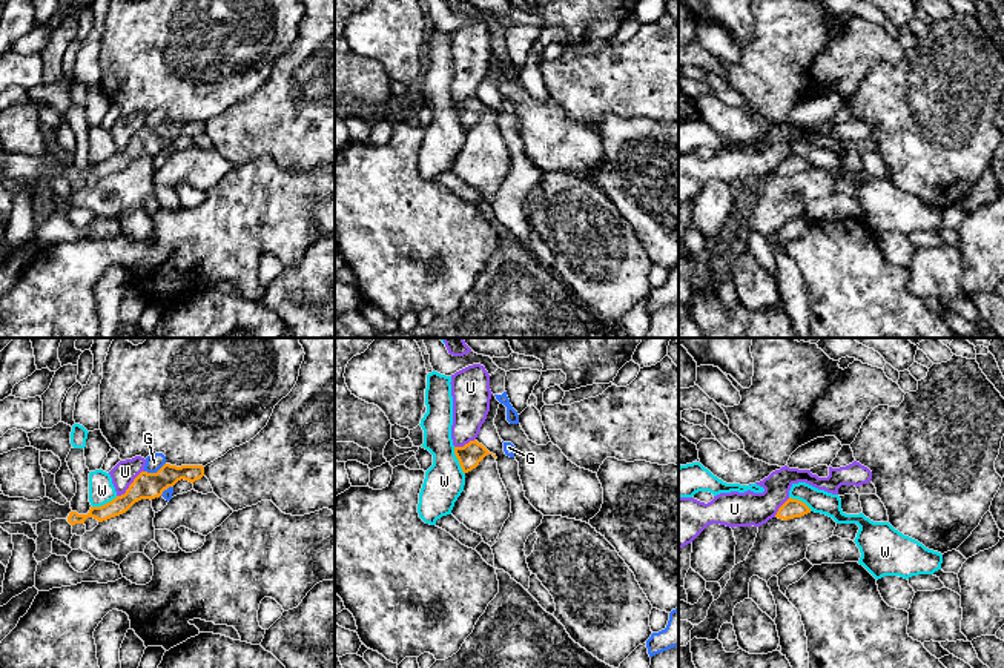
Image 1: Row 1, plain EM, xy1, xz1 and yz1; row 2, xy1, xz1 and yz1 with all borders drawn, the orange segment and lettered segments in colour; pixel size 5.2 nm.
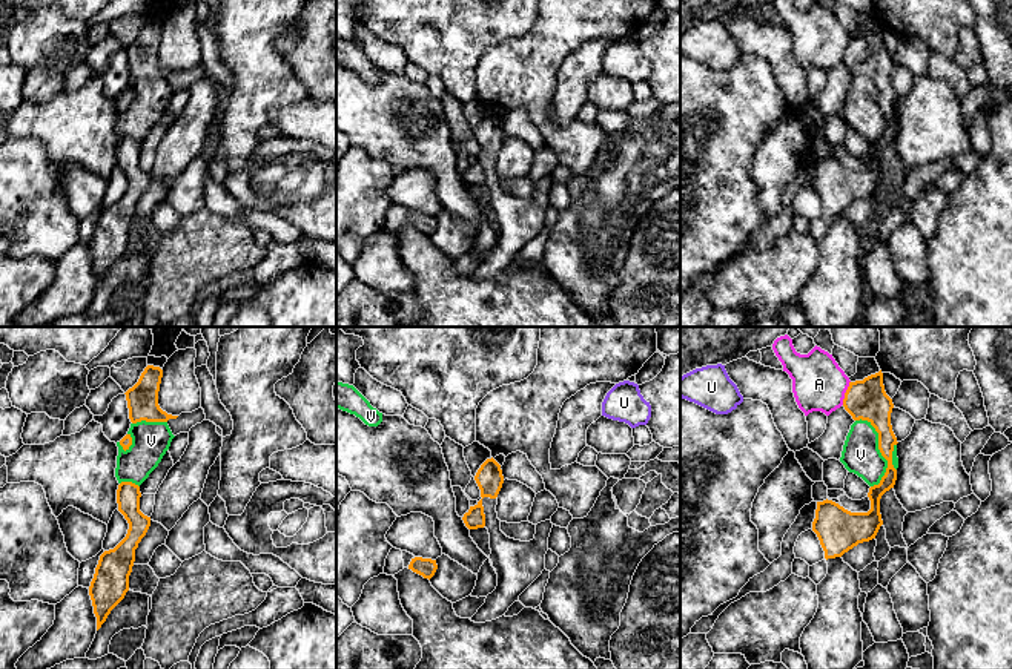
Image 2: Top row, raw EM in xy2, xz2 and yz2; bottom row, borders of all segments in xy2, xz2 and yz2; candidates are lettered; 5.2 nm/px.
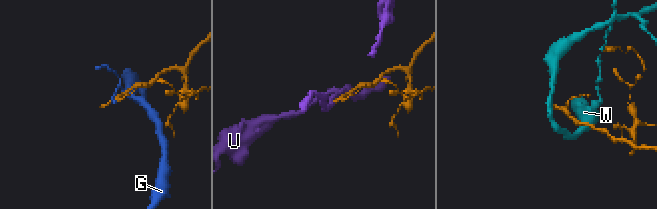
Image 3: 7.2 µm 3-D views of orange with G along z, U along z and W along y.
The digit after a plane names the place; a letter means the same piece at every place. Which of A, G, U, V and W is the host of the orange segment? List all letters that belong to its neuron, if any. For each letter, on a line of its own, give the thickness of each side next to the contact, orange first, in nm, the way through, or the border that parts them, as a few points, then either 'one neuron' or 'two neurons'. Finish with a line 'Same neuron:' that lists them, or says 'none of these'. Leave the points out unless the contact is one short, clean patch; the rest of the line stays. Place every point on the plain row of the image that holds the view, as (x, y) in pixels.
A: 220 nm thick on the orange side, 280 nm on the other; border along yz2 (849, 37), (842, 60); two neurons
G: 140 nm thick on the orange side, 90 nm on the other; border along xy1 (165, 119), (155, 128), (145, 128); two neurons
U: 140 nm thick on the orange side, 120 nm on the other; border along xy1 (143, 126), (117, 152); two neurons
V: 180 nm thick on the orange side, 200 nm on the other; two neurons
W: 120 nm thick on the orange side, 220 nm on the other; border along xz1 (453, 103), (453, 109), (464, 129); two neurons
Same neuron: none of these

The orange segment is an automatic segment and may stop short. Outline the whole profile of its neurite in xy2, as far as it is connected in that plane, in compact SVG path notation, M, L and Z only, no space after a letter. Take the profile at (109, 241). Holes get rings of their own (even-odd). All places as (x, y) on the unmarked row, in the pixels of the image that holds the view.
M121 138L117 146L118 167L129 180L126 193L100 212L89 252L97 273L97 287L106 278L111 267L129 247L129 232L135 218L135 206L150 183L150 173L140 167L140 143Z

